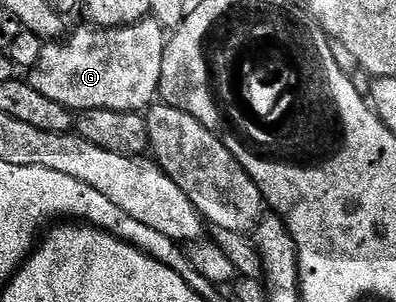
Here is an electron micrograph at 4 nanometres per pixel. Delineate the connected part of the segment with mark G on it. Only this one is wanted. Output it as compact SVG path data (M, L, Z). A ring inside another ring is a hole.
M154 19L137 21L133 25L125 25L122 29L88 28L77 29L74 33L72 30L60 43L50 44L47 55L41 56L39 61L28 70L29 85L35 87L39 95L47 95L47 99L55 99L55 103L63 103L63 107L74 111L106 109L141 113L148 110L154 104L161 87L167 30Z

